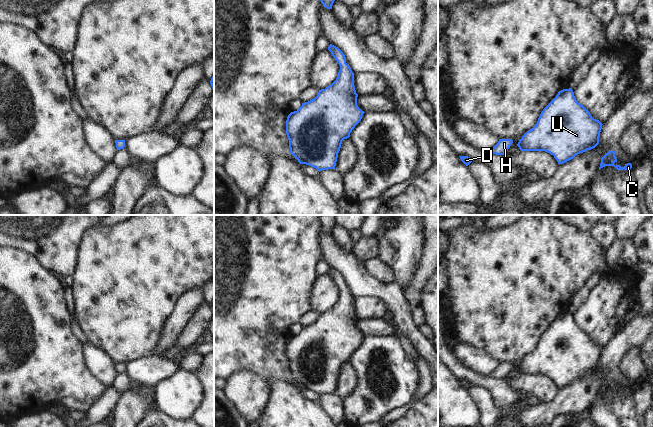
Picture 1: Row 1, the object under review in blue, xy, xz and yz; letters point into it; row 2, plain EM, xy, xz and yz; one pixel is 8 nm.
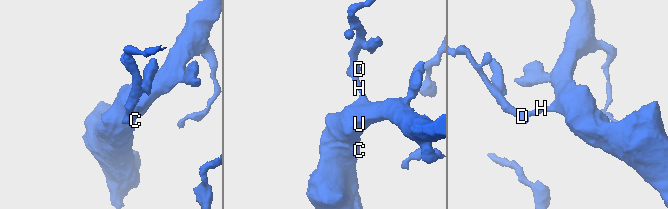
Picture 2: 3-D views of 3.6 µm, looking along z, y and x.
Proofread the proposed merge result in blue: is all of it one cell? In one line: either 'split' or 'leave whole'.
leave whole

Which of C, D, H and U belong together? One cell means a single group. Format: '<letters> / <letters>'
C D H U

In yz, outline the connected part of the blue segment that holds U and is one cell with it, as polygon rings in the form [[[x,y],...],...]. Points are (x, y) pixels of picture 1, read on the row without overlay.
[[[572,312],[563,313],[543,333],[535,350],[517,370],[521,375],[545,375],[563,388],[599,368],[602,347],[577,326]]]

